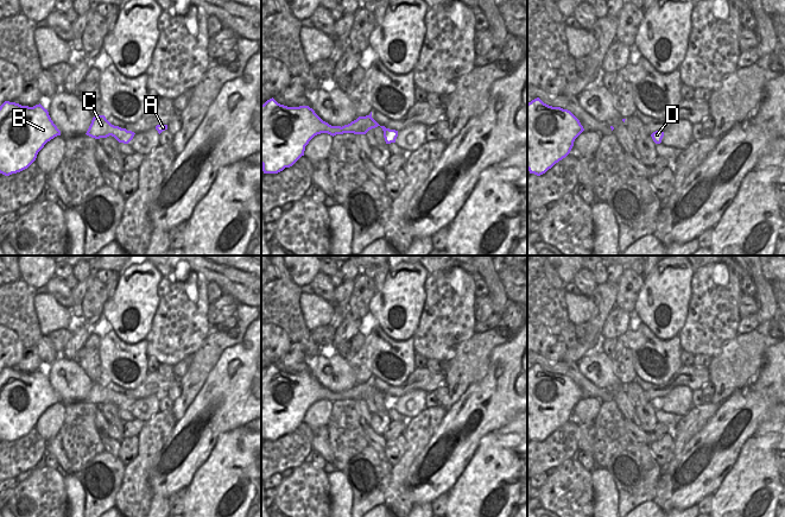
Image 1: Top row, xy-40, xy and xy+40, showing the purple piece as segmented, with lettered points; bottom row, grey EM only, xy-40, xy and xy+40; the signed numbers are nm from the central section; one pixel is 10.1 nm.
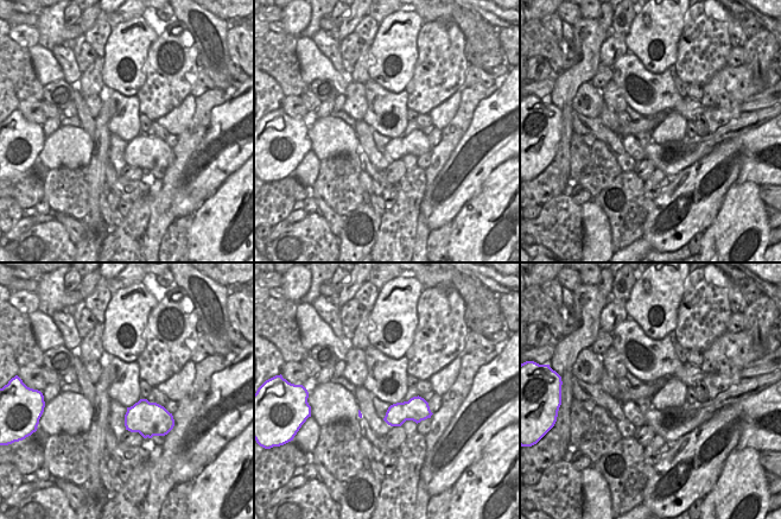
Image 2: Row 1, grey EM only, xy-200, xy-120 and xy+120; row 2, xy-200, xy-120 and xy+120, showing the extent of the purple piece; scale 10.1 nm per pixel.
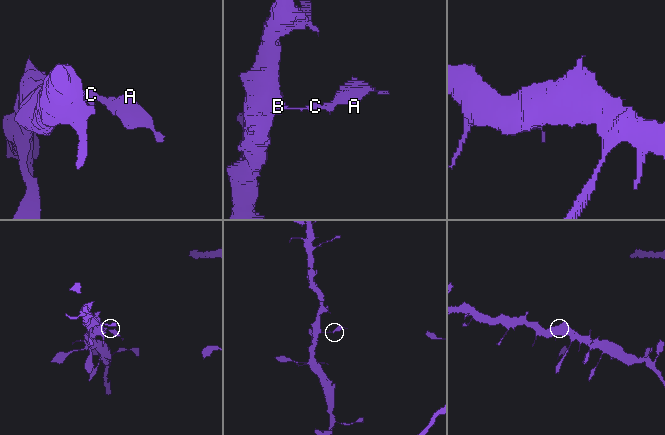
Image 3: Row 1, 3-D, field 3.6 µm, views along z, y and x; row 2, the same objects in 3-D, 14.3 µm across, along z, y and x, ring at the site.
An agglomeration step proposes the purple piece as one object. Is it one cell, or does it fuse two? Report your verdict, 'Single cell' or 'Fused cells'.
Fused cells.

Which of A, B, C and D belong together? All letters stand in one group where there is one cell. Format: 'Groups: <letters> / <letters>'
Groups: A C D / B.

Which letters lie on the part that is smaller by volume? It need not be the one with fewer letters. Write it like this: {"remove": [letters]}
{"remove": ["A", "C", "D"]}

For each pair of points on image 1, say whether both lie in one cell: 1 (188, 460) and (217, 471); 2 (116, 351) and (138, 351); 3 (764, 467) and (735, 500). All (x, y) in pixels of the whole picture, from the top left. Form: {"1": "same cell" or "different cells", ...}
{"1": "different cells", "2": "same cell", "3": "same cell"}

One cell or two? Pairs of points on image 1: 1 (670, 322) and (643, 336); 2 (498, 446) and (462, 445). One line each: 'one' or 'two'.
1: two
2: two

